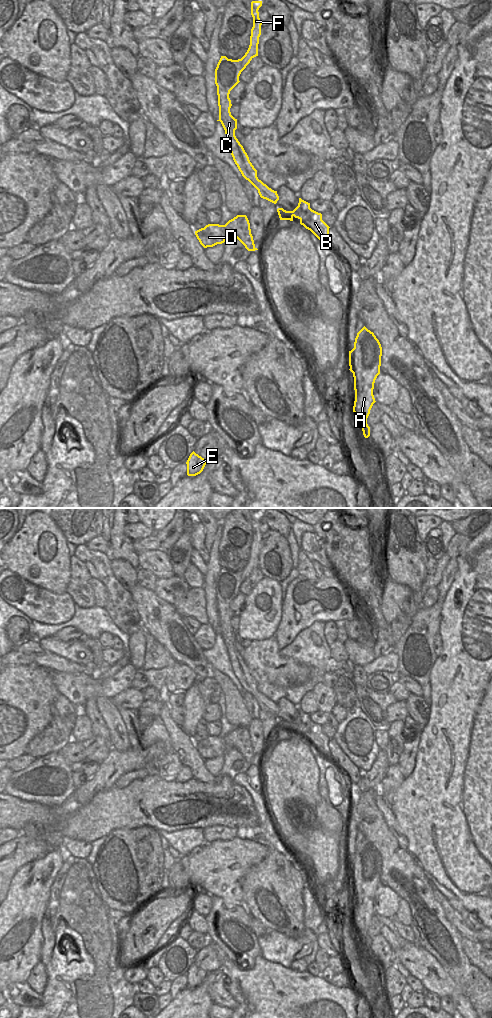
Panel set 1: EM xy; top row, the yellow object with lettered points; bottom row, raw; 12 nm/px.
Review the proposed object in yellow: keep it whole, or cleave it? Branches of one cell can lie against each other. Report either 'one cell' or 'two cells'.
two cells

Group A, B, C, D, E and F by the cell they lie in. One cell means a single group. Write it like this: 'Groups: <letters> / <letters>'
Groups: A C F / B D E

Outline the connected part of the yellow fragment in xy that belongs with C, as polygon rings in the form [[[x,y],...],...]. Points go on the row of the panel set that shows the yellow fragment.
[[[262,1],[251,2],[251,15],[253,27],[251,29],[250,45],[245,55],[238,60],[221,56],[215,69],[215,84],[217,86],[219,119],[227,136],[227,142],[235,164],[242,176],[248,180],[257,190],[261,198],[274,204],[279,200],[277,191],[272,190],[257,177],[257,170],[249,160],[247,153],[235,136],[237,119],[230,112],[232,106],[229,98],[230,91],[240,82],[239,76],[250,61],[258,56],[259,37],[261,35],[262,21],[259,18],[259,8]]]

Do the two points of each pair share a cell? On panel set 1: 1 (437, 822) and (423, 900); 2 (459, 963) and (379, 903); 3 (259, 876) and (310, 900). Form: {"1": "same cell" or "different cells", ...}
{"1": "different cells", "2": "different cells", "3": "different cells"}

